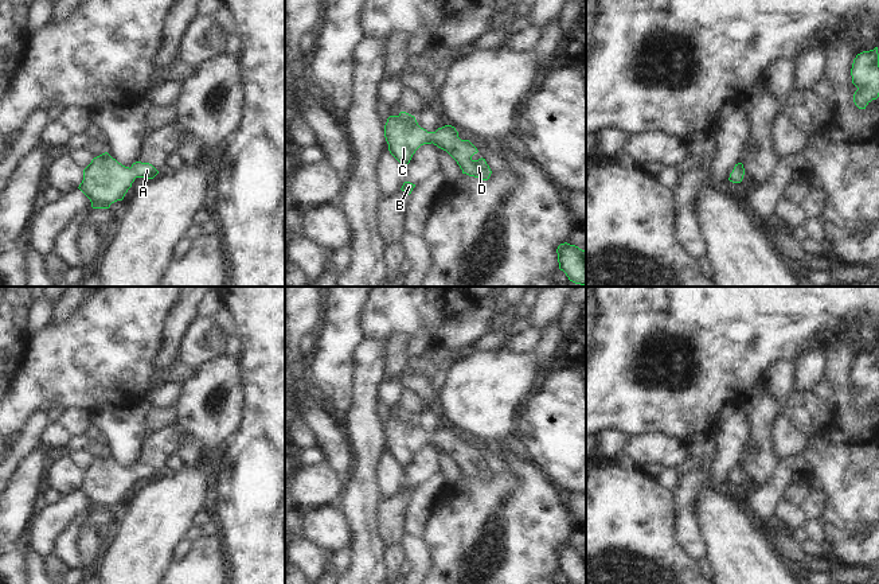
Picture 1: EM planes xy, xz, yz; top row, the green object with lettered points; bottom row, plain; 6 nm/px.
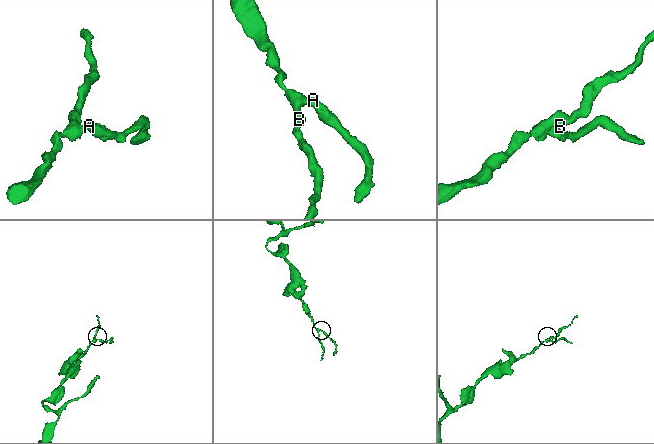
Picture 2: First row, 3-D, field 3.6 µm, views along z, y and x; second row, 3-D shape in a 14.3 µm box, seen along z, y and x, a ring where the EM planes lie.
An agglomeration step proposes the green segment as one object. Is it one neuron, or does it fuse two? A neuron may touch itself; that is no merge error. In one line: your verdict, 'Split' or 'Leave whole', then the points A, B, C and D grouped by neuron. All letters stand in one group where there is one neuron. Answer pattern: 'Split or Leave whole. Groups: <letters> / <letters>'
Leave whole. Groups: A B C D

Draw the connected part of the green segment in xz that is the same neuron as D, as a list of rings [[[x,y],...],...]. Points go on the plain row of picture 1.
[[[401,413],[390,417],[384,427],[384,439],[390,455],[405,468],[410,464],[415,452],[423,445],[434,445],[446,452],[460,467],[462,475],[488,482],[492,472],[485,460],[473,462],[477,449],[469,441],[461,441],[452,427],[427,433],[421,429],[414,417]]]

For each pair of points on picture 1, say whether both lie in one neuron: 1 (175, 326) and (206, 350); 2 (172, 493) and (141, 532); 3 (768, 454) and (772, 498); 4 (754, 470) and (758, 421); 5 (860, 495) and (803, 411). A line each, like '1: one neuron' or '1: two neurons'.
1: two neurons
2: one neuron
3: two neurons
4: one neuron
5: two neurons

